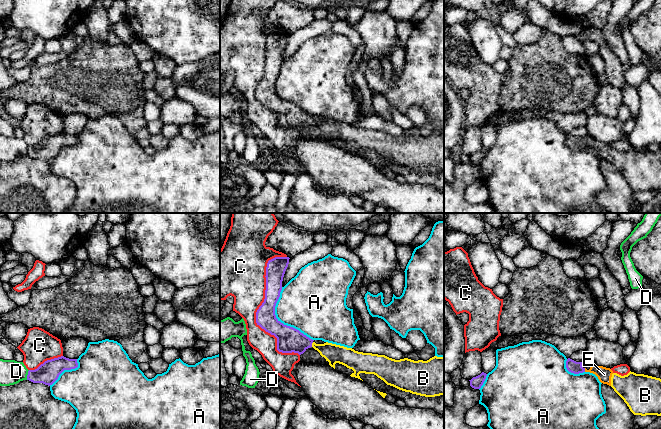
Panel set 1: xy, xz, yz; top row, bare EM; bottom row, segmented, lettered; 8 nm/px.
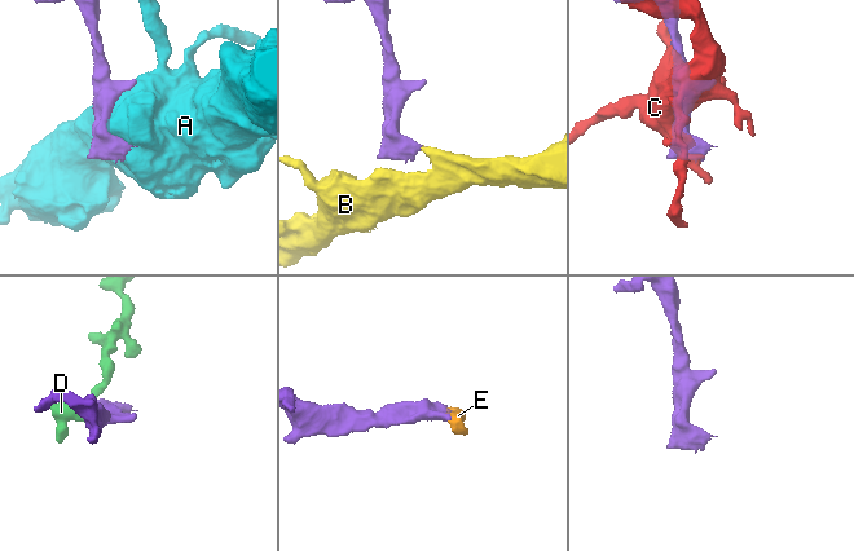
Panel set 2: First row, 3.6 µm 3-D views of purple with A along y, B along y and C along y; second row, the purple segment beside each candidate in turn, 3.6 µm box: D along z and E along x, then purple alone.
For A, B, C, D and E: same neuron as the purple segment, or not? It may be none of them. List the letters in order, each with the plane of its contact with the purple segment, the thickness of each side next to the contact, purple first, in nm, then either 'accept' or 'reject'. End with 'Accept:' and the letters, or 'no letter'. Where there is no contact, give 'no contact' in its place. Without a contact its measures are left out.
A: contact in xz; calibres 200 and 420 nm; reject
B: contact in xz; calibres 200 and 150 nm; accept
C: contact in xz; calibres 160 and 280 nm; reject
D: contact in xy; calibres 180 and 190 nm; reject
E: contact in yz; calibres 100 and 120 nm; accept
Accept: B, E

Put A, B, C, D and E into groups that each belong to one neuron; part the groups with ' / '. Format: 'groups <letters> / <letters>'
groups A / B E / C / D

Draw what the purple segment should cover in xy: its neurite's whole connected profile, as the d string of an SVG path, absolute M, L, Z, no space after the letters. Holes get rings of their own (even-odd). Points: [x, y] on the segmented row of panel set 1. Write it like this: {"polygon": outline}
{"polygon": "M61 356L45 361L35 370L29 370L27 380L50 386L58 379L64 370L71 370L77 367L77 359L69 359Z"}

